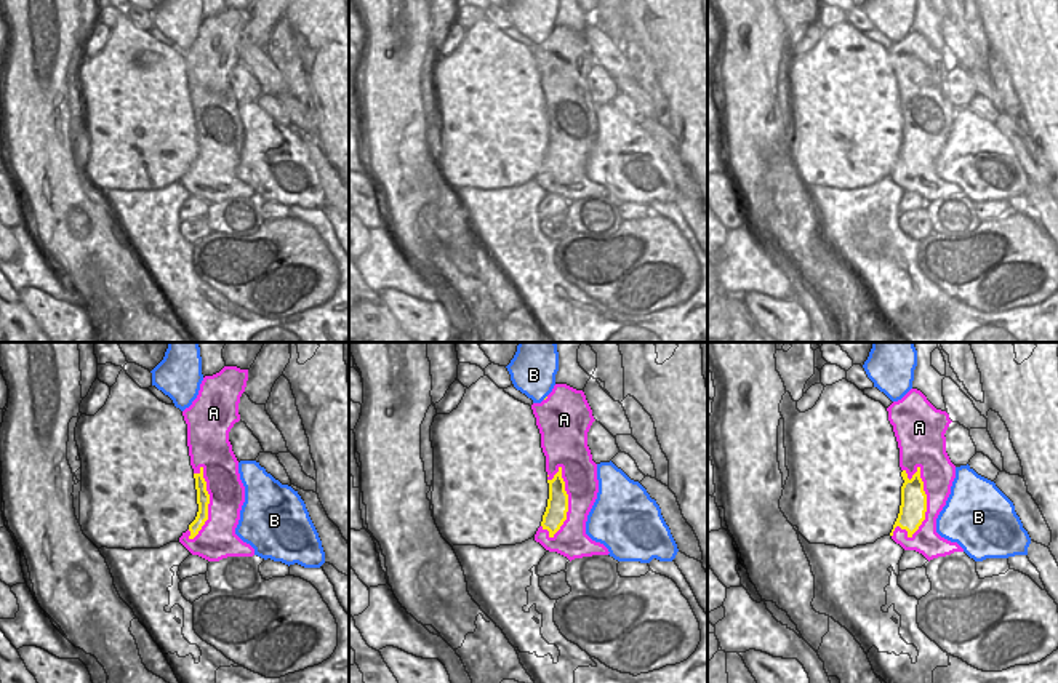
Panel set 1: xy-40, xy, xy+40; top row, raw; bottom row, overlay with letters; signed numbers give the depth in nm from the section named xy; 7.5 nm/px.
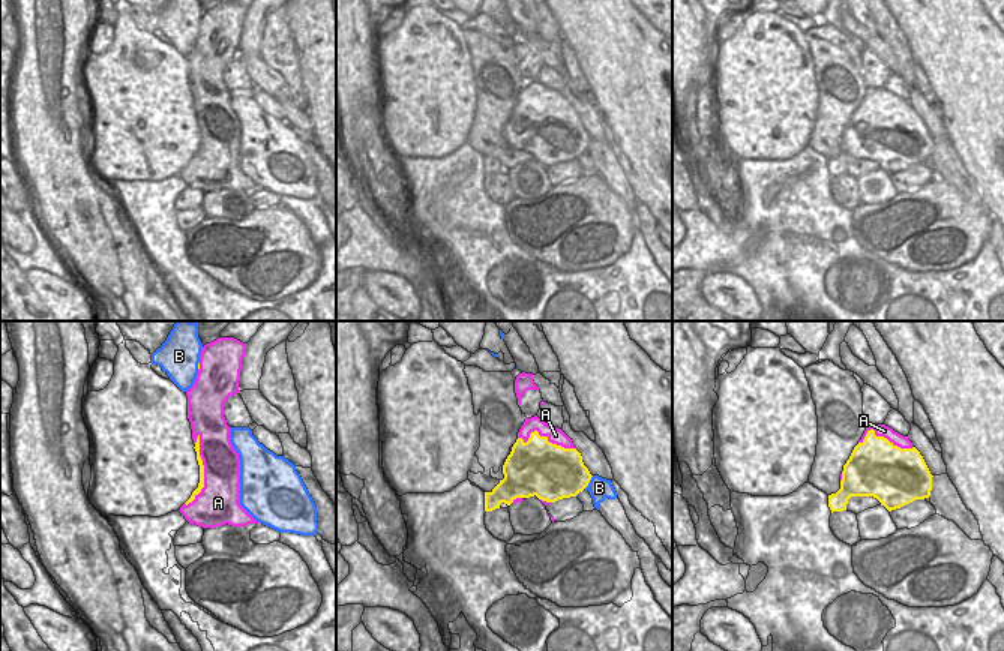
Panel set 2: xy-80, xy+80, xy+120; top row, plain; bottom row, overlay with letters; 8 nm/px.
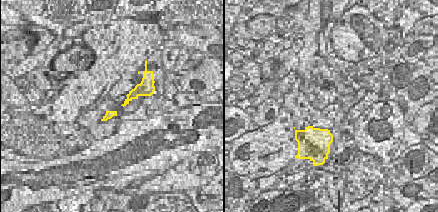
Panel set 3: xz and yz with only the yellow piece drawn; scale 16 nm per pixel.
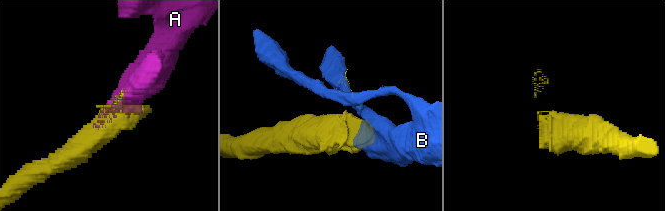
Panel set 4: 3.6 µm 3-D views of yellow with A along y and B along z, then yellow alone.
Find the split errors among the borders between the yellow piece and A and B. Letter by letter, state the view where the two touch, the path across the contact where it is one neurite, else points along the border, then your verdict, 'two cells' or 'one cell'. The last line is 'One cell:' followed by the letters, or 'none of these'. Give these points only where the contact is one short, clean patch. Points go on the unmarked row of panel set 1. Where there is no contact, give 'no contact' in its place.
A: xy+40 | two cells
B: no contact | one cell
One cell: B

